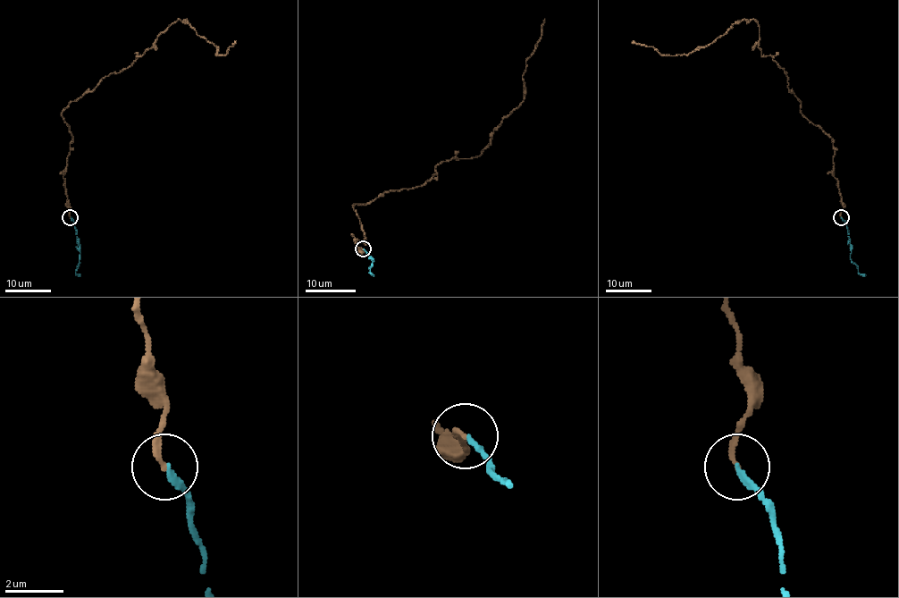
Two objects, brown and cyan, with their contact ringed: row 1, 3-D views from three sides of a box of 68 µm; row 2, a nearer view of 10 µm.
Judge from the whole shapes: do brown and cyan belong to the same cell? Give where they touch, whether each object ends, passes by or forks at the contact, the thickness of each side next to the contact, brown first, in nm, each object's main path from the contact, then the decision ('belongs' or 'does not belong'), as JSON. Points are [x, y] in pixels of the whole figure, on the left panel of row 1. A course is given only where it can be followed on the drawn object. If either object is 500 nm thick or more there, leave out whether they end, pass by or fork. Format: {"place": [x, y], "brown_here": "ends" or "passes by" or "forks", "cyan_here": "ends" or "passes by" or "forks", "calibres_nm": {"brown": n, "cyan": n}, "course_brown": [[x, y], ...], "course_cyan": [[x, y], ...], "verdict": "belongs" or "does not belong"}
{"place": [70, 217], "brown_here": "ends", "cyan_here": "ends", "calibres_nm": {"brown": 180, "cyan": 200}, "course_brown": [[70, 217], [63, 176], [72, 134], [62, 111], [179, 19], [216, 46], [215, 54], [236, 42]], "course_cyan": [[71, 217], [74, 222], [80, 259], [75, 272], [80, 275]], "verdict": "belongs"}

